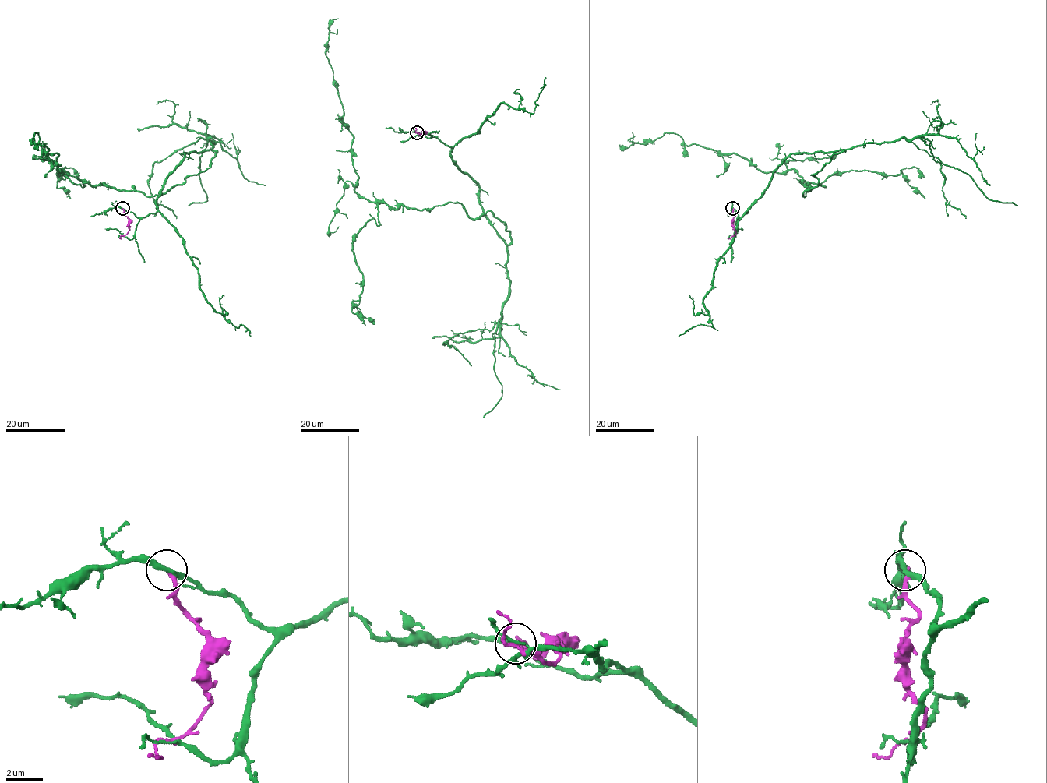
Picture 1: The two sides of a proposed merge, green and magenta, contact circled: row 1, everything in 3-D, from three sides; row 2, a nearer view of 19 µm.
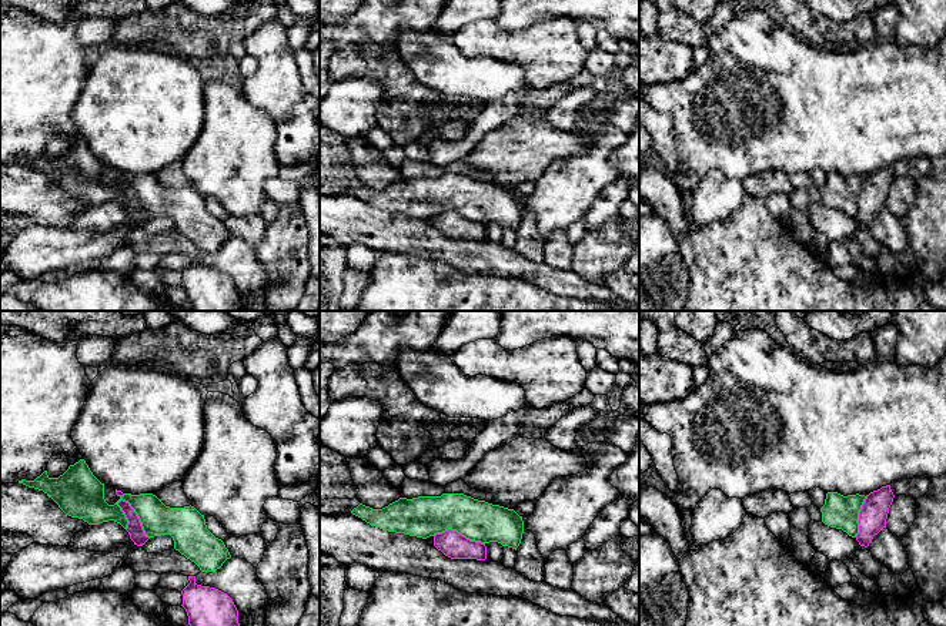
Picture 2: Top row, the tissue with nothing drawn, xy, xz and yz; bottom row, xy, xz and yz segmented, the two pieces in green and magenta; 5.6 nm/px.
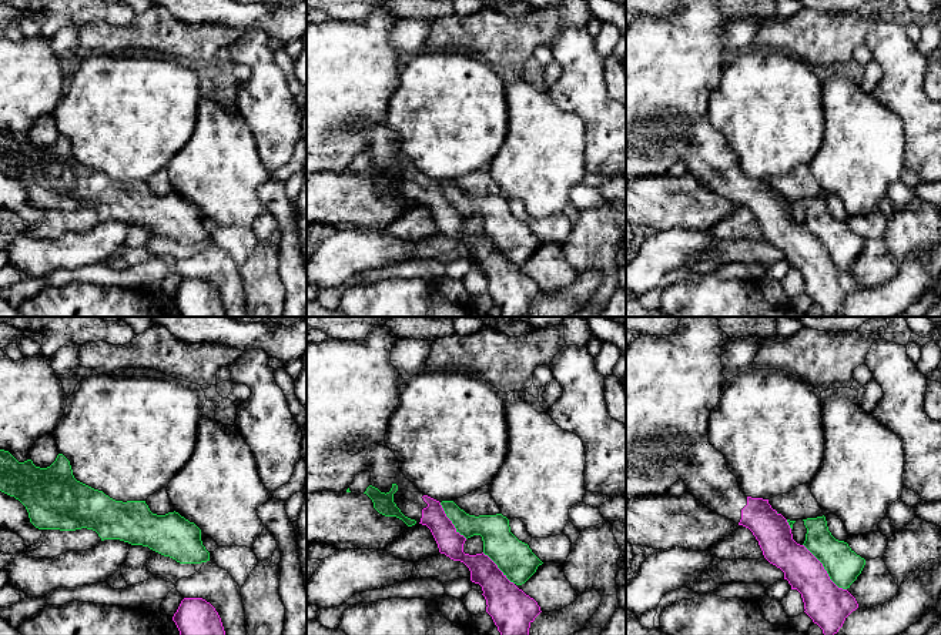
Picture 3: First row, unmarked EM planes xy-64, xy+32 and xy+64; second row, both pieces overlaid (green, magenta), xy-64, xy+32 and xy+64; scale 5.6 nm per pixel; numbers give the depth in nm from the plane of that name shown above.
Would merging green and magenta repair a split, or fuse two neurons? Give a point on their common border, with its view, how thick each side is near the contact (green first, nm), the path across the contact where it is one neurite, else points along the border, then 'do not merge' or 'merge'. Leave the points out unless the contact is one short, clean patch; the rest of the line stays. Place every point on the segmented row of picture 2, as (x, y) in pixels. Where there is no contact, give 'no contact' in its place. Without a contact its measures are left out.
meets green in xy at (137, 515); 180 nm thick on the green side, 90 nm on the other; border along xy (120, 495), (133, 509), (143, 532), (149, 538); do not merge

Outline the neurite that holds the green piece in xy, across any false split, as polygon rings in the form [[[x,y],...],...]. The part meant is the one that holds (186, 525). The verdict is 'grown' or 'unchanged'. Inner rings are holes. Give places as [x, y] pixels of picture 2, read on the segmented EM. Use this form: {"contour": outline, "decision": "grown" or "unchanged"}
{"contour": [[[124,493],[121,499],[137,513],[146,536],[170,535],[174,549],[201,572],[215,572],[231,558],[224,542],[207,529],[204,515],[194,506],[170,508],[153,493]]], "decision": "unchanged"}

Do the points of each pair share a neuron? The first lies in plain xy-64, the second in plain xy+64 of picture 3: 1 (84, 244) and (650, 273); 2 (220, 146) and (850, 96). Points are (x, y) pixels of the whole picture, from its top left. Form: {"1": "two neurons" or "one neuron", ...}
{"1": "one neuron", "2": "one neuron"}

